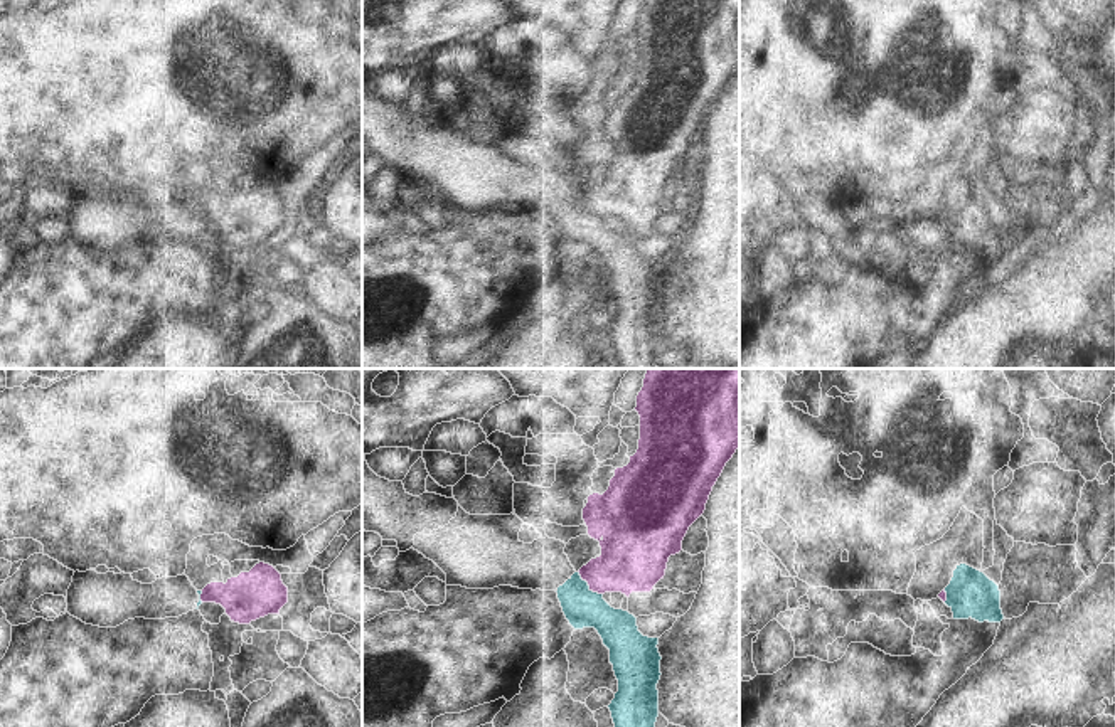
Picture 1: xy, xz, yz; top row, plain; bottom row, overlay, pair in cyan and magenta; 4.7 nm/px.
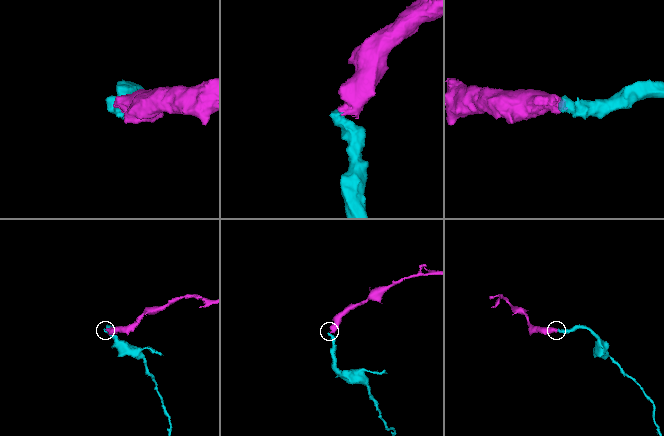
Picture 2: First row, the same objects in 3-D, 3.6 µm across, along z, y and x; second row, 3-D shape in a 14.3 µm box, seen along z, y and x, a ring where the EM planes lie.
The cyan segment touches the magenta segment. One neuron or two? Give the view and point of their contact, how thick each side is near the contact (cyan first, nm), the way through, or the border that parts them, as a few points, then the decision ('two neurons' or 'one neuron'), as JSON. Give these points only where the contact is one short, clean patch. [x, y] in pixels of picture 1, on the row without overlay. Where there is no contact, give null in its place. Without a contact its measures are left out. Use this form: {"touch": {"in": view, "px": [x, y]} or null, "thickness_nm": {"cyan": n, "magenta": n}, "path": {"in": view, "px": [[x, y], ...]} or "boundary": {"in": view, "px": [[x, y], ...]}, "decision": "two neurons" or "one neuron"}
{"touch": {"in": "xz", "px": [588, 209]}, "thickness_nm": {"cyan": 190, "magenta": 300}, "boundary": {"in": "xz", "px": [[578, 194], [586, 207], [602, 217]]}, "decision": "two neurons"}

